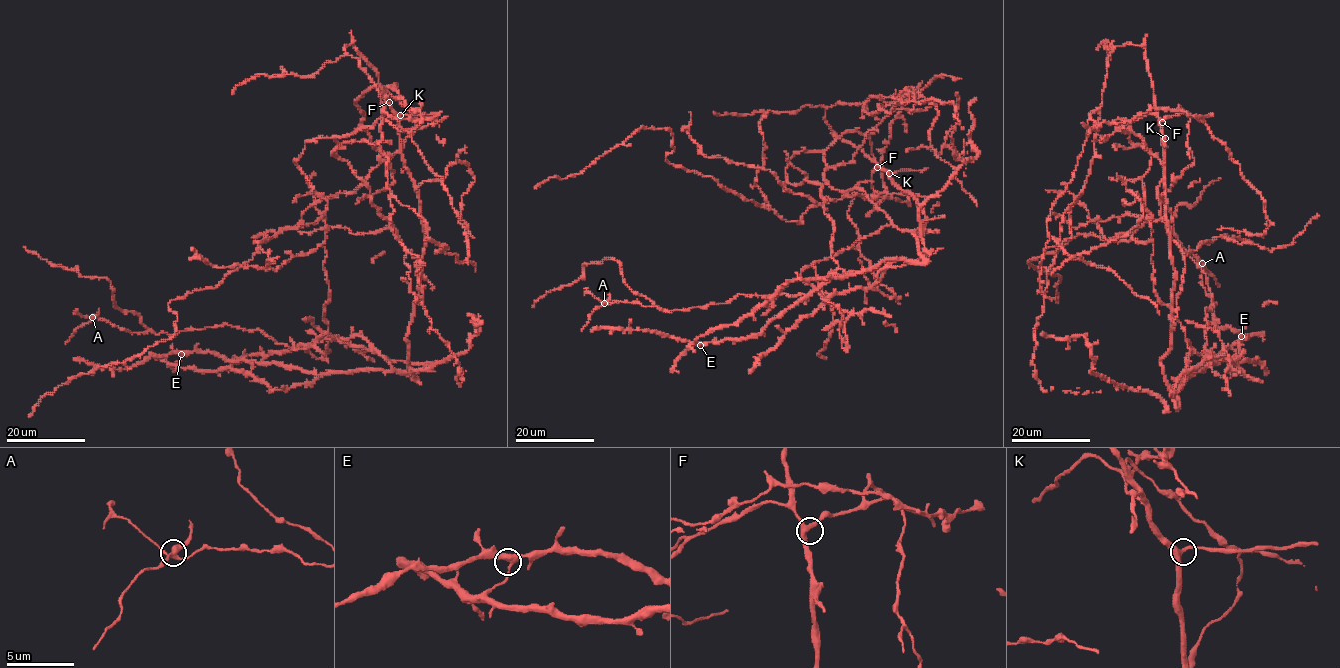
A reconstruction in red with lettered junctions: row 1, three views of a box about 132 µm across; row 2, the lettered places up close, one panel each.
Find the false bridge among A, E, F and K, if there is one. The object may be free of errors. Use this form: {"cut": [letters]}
{"cut": ["A"]}

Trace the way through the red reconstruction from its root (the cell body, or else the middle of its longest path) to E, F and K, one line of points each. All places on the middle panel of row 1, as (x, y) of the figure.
E: (846, 132), (868, 136), (879, 167), (922, 210), (922, 261), (829, 277), (758, 334), (700, 345)
F: (846, 132), (859, 132), (868, 136), (877, 167)
K: (846, 132), (859, 132), (868, 136), (875, 161), (889, 173)

